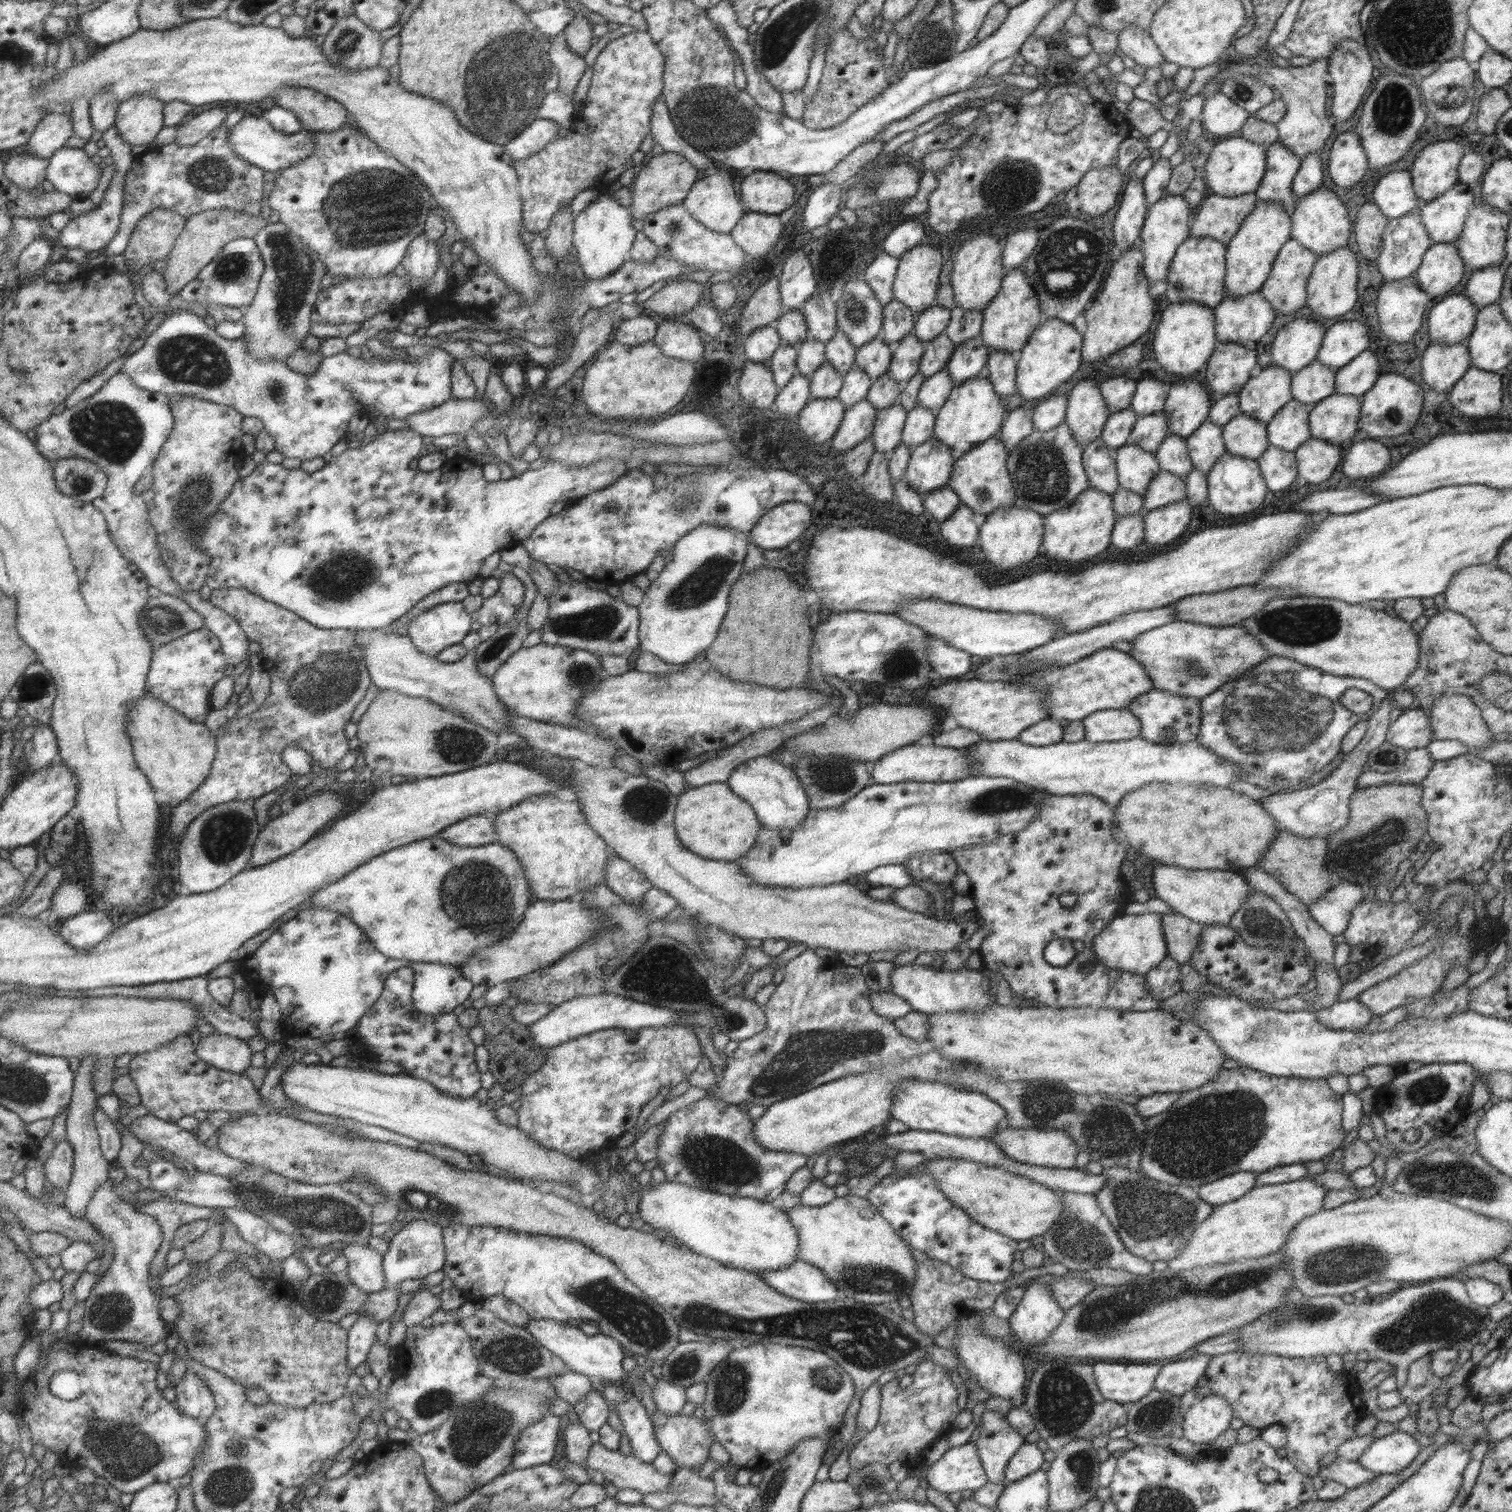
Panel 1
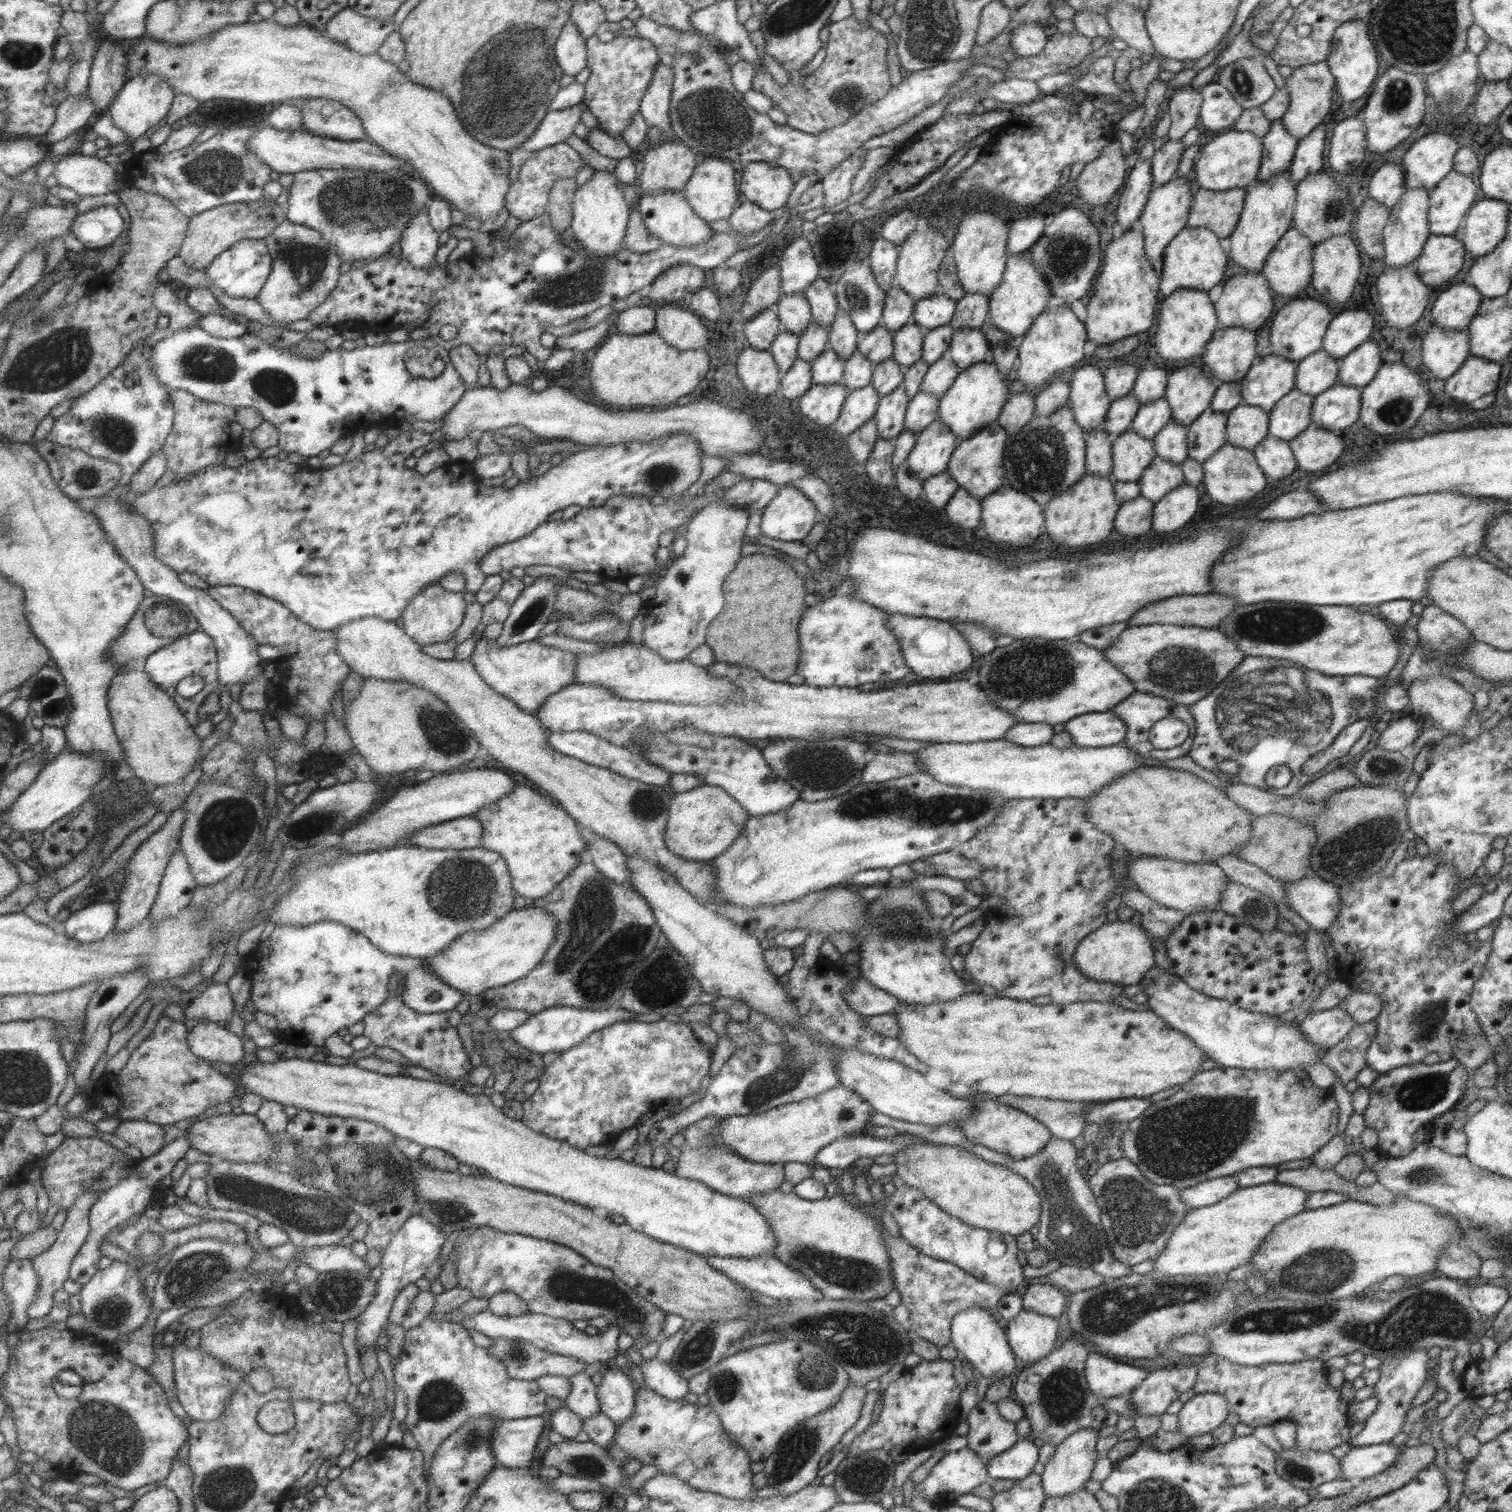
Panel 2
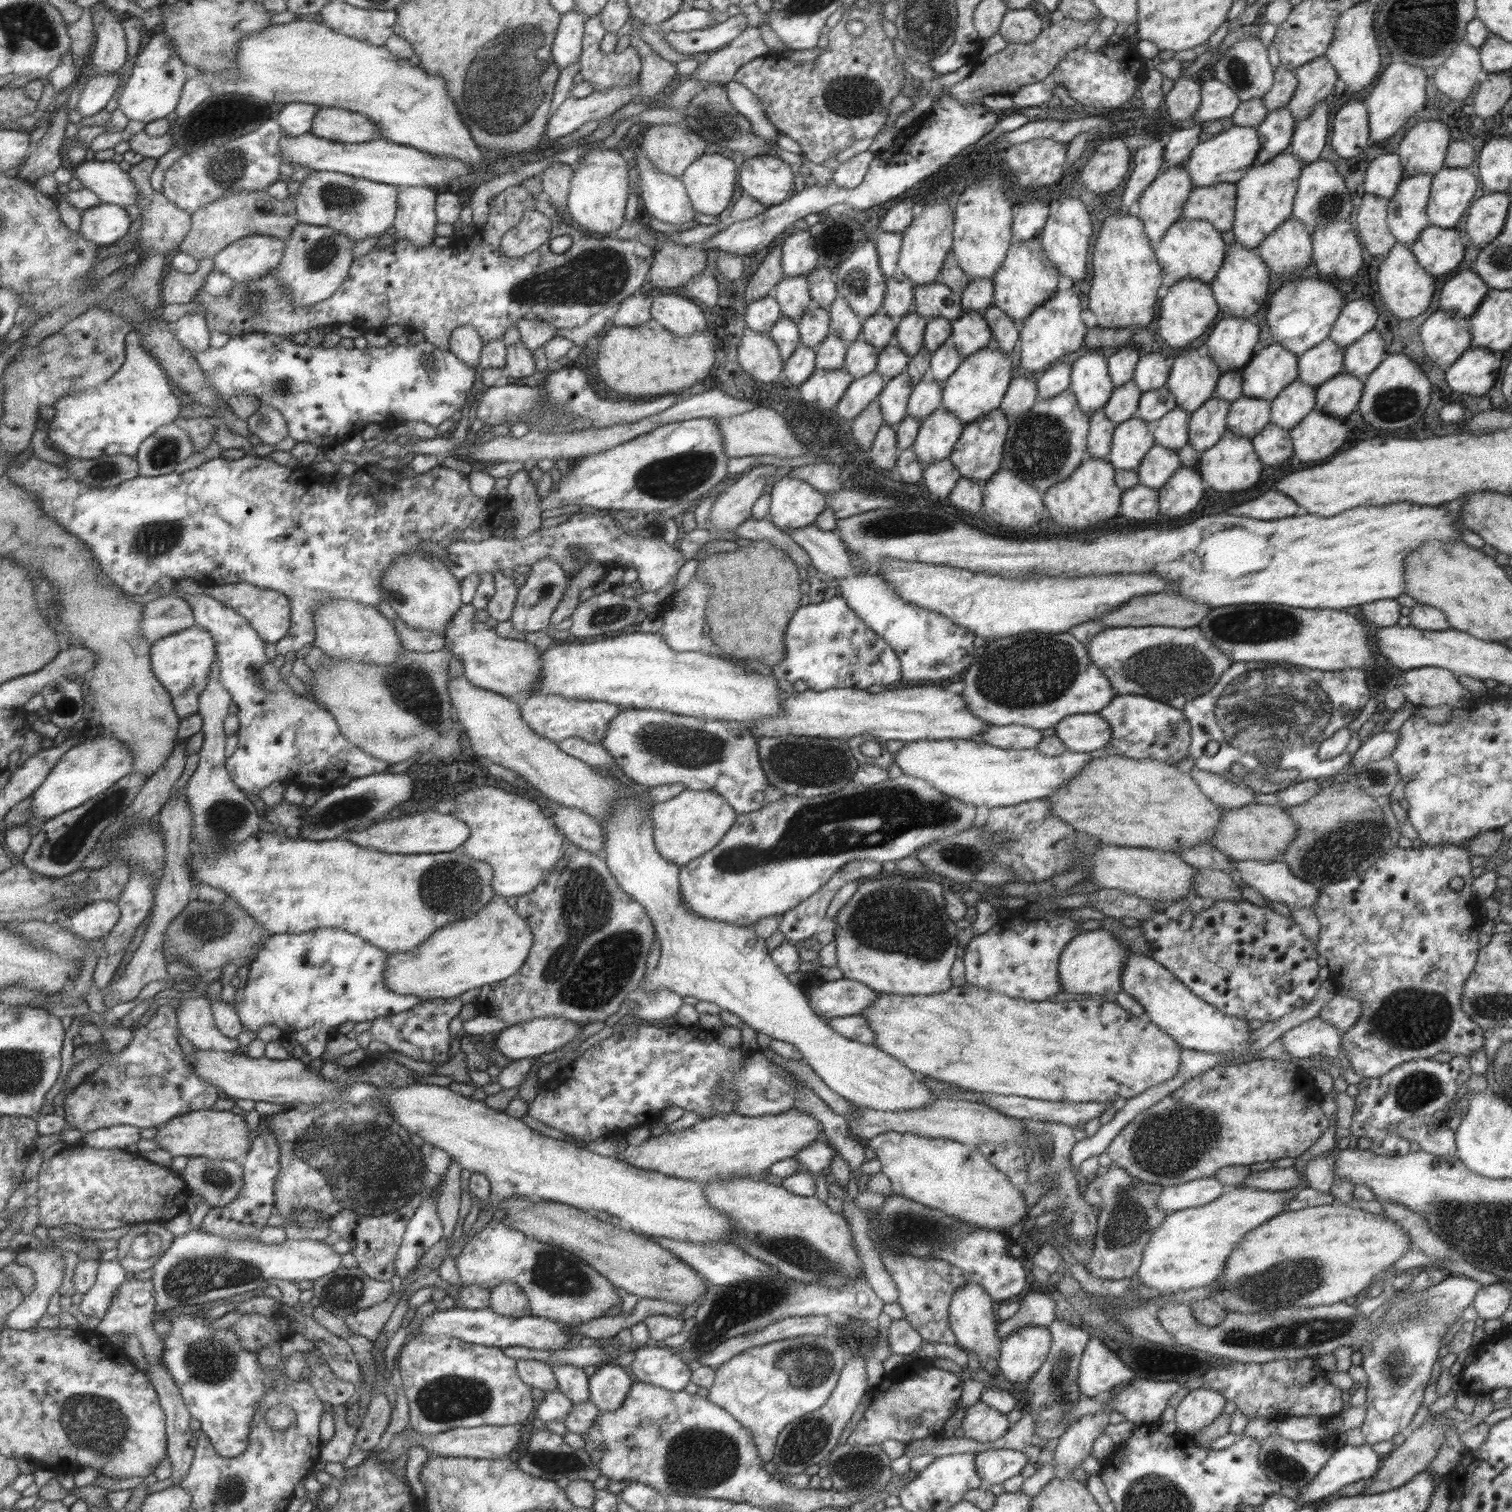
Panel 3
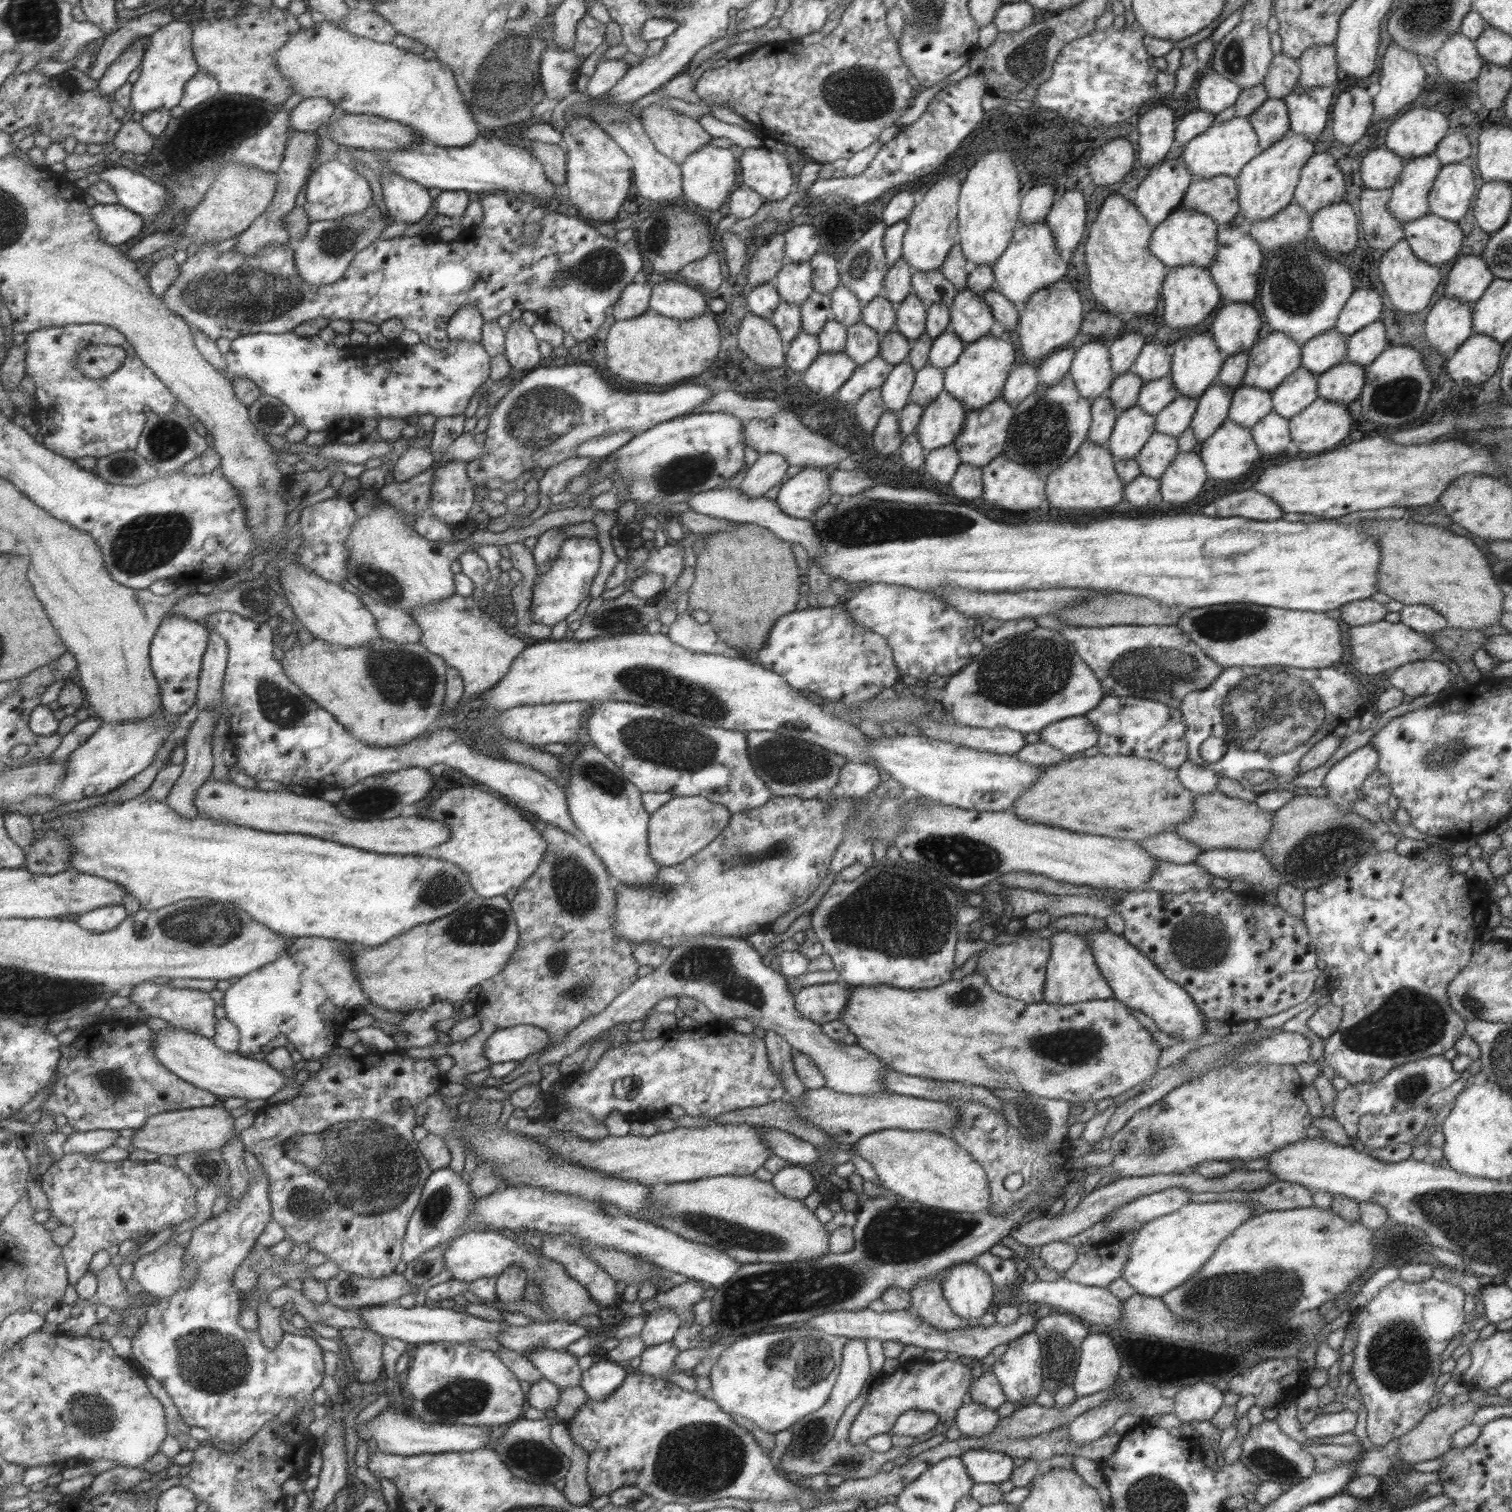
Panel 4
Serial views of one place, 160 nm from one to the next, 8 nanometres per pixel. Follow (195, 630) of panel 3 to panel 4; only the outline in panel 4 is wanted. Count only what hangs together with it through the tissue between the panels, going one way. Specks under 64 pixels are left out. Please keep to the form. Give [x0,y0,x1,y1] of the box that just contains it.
[151,615,209,714]

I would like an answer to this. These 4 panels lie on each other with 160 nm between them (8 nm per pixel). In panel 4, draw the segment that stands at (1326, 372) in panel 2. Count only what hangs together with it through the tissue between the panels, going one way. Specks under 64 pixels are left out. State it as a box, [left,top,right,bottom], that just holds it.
[1300,328,1346,375]

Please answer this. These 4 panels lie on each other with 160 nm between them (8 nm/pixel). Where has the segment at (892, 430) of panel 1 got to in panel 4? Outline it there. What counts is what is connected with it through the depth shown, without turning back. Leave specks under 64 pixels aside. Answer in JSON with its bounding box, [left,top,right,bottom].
[879,360,915,414]

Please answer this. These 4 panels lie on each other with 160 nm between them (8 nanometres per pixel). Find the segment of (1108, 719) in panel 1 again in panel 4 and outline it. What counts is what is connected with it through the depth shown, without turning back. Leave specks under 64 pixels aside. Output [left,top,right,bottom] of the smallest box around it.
[1039,715,1099,756]

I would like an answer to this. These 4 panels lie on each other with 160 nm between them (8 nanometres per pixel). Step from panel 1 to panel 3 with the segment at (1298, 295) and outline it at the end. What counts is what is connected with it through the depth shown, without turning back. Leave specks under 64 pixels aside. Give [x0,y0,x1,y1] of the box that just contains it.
[1255,215,1312,277]

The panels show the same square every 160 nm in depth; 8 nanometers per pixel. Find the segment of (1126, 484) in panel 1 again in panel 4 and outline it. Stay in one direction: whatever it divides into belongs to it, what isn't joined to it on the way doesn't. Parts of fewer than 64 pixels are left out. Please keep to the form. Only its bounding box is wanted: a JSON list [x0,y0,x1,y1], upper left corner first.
[1107,406,1155,459]

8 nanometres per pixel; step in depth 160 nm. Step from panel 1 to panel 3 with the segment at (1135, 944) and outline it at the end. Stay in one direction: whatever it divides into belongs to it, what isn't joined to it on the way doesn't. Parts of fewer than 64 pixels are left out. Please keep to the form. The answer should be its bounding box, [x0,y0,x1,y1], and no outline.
[1057,930,1129,999]

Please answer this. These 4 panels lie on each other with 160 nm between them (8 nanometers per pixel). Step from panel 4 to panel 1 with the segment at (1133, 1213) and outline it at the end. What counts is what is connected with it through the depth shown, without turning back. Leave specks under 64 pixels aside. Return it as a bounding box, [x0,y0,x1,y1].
[1197,1172,1255,1205]

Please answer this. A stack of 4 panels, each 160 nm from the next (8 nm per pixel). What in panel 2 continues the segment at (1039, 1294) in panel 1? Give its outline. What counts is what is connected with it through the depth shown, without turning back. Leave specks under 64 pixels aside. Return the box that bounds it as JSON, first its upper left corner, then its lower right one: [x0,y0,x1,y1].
[1006,1310,1057,1368]

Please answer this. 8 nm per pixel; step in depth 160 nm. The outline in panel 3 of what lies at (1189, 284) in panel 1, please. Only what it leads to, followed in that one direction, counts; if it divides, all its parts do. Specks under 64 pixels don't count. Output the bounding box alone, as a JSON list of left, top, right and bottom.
[1152,219,1227,288]

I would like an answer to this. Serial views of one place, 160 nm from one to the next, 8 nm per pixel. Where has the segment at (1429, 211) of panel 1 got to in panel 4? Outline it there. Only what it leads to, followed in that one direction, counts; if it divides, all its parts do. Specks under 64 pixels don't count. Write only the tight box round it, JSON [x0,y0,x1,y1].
[1428,161,1475,222]

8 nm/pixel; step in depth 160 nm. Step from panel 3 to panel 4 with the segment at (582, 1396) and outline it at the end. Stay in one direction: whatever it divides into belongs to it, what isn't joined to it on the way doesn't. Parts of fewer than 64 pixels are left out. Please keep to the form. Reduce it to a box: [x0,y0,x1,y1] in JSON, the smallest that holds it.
[521,1348,582,1389]

